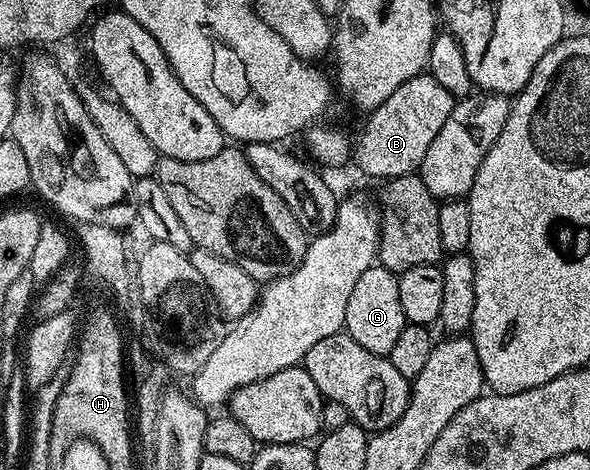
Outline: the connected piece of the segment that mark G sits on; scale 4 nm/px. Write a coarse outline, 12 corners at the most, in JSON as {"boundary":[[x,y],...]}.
{"boundary":[[371,266],[353,284],[345,332],[390,355],[408,326],[399,279]]}

